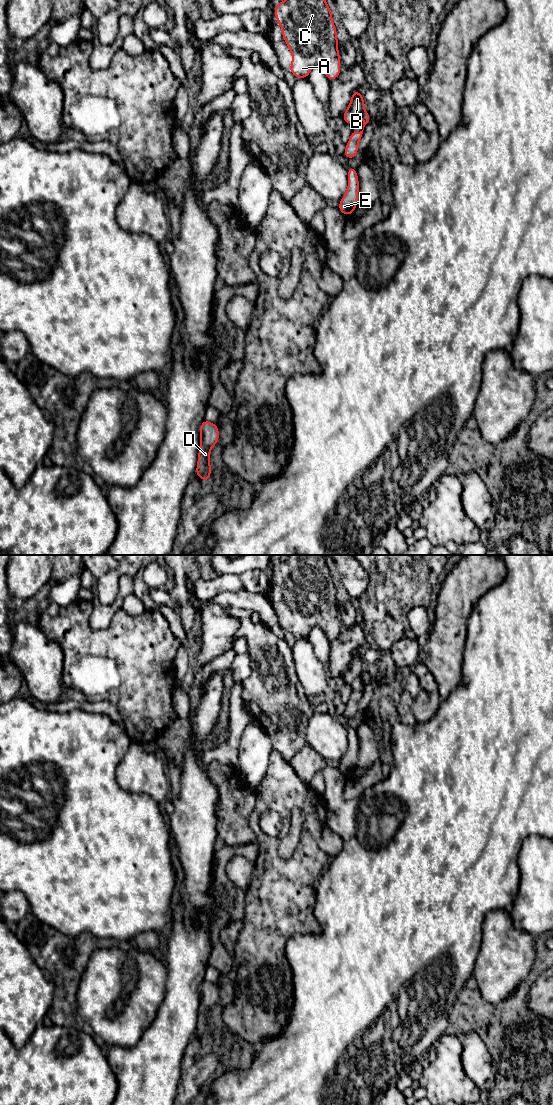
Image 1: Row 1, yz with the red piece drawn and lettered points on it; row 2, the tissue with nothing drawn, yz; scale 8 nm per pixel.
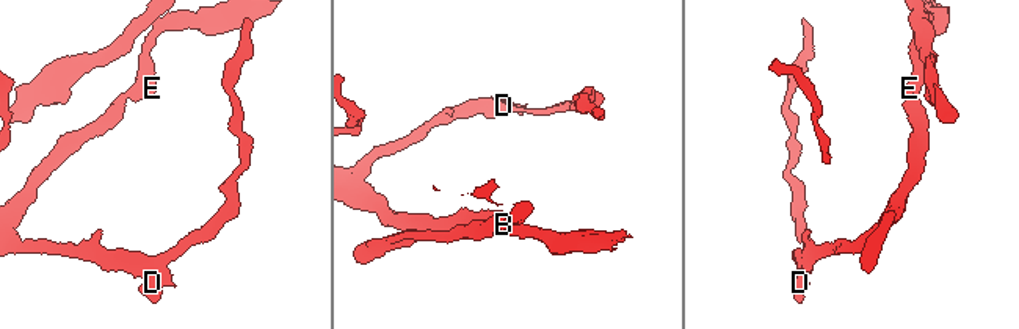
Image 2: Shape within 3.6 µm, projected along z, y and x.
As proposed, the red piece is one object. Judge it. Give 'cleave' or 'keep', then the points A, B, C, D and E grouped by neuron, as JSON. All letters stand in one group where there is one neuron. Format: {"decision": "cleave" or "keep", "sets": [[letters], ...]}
{"decision": "cleave", "sets": [["A", "B", "C"], ["D", "E"]]}

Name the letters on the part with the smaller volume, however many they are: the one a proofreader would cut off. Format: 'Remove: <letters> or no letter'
Remove: A, B, C

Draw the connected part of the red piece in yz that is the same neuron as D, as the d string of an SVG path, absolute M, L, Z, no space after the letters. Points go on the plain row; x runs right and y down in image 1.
M204 980L200 985L200 1007L196 1034L203 1041L209 1041L211 1034L211 1025L209 1023L210 1010L215 1006L219 999L219 990L217 984Z

